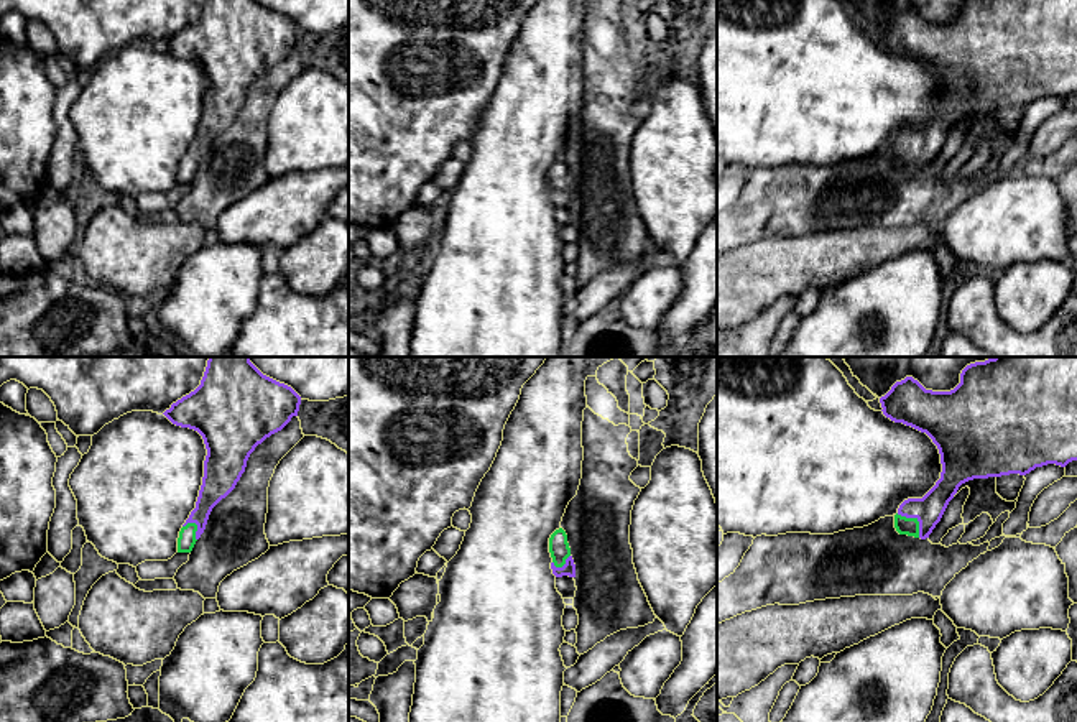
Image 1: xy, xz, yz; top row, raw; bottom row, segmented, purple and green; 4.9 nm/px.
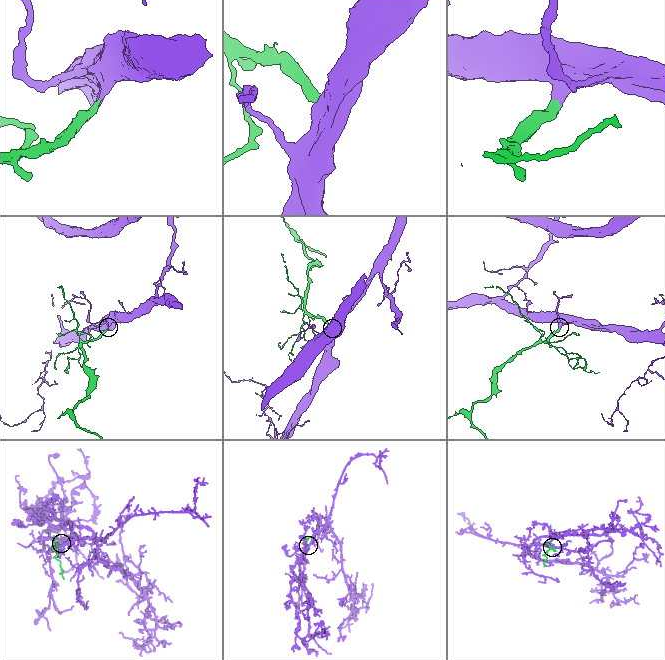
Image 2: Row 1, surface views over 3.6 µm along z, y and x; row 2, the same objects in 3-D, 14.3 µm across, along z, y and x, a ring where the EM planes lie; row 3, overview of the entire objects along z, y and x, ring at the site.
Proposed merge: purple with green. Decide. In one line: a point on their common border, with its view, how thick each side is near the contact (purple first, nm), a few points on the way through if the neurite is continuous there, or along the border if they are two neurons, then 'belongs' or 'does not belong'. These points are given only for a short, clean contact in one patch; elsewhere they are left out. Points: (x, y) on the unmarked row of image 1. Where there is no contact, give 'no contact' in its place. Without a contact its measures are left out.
meets purple in yz at (915, 148); 140 nm thick on the purple side, 90 nm on the other; runs through yz (929, 140), (915, 148), (903, 157); belongs

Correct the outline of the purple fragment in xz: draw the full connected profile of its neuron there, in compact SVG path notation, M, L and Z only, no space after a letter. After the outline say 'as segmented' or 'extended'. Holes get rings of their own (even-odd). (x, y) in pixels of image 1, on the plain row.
M562 160L556 161L549 169L549 184L552 189L551 201L556 209L575 209L575 196L571 187L567 166Z; extended

